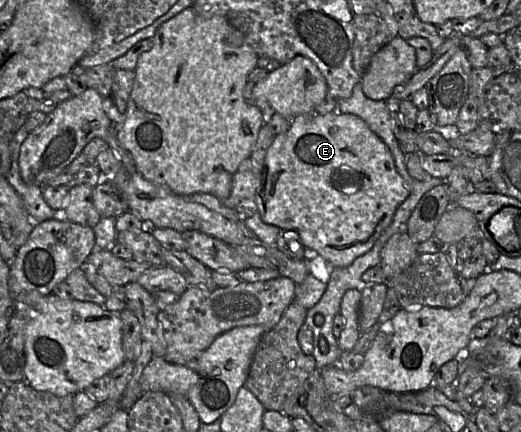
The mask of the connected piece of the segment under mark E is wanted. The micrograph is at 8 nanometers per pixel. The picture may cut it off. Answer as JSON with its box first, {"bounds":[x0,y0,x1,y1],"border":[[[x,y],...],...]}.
{"bounds":[256,113,408,271],"border":[[[315,113],[291,119],[289,129],[275,136],[266,155],[256,203],[264,223],[296,231],[319,267],[327,271],[328,268],[347,267],[368,252],[391,224],[397,208],[408,195],[392,153],[365,121],[353,114]]]}

